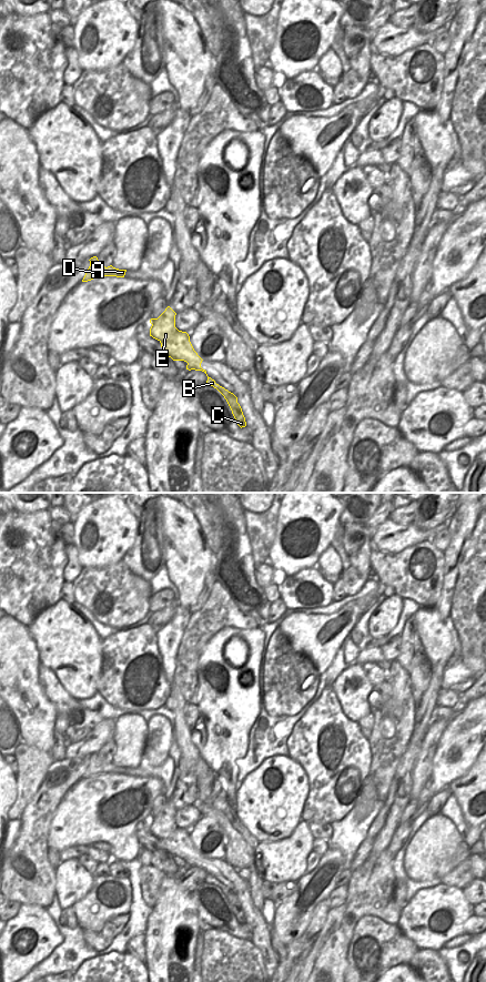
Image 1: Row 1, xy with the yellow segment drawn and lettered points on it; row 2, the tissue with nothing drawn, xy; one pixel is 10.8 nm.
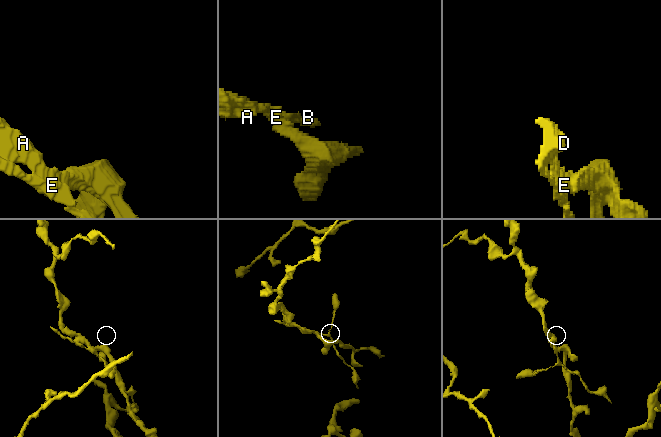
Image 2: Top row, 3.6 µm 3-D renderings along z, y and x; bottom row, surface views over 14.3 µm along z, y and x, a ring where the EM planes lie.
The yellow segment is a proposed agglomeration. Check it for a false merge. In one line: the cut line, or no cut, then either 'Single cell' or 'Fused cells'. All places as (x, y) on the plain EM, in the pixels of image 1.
Split along xy (188, 859), (200, 861). Fused cells.

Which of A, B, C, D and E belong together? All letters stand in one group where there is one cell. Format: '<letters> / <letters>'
A D E / B C

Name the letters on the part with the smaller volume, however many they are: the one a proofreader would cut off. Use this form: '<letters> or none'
B, C

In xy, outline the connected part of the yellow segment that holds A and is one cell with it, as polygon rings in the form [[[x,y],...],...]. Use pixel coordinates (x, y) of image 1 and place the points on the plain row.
[[[97,753],[91,755],[89,758],[90,758],[90,763],[82,779],[88,779],[93,776],[99,776],[102,773],[124,775],[125,772],[126,767],[119,767],[113,765],[112,762],[105,765],[99,760],[99,757]]]

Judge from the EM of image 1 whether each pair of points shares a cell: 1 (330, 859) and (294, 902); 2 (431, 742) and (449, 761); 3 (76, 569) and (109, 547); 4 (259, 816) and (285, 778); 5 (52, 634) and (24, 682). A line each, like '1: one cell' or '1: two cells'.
1: one cell
2: two cells
3: two cells
4: one cell
5: two cells

